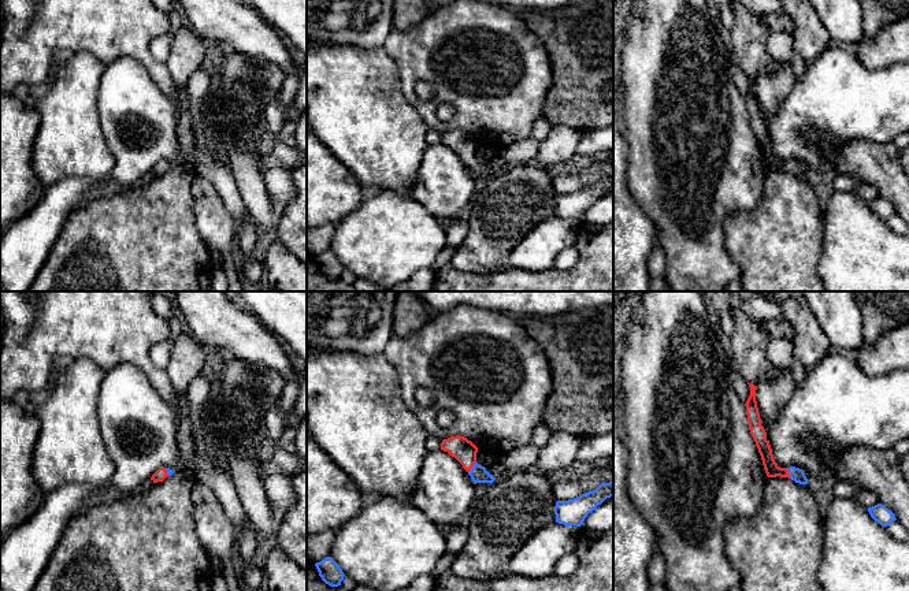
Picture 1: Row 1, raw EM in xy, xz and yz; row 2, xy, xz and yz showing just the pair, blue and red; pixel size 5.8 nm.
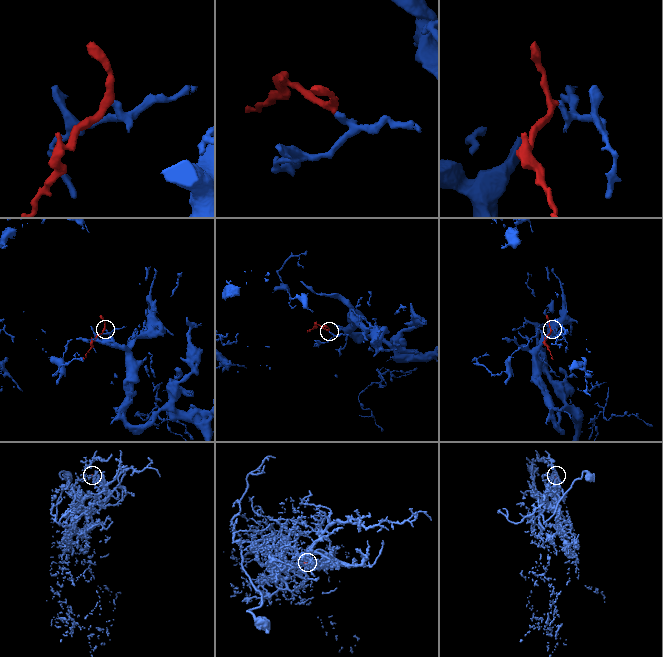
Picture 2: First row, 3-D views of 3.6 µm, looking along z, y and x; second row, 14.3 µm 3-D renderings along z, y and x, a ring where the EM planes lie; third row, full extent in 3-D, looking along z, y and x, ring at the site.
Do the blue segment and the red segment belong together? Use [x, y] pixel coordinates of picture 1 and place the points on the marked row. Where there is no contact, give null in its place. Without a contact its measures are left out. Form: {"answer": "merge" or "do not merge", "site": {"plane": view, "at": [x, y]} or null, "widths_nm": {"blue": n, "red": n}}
{"answer": "merge", "site": {"plane": "xz", "at": [471, 468]}, "widths_nm": {"blue": 100, "red": 140}}

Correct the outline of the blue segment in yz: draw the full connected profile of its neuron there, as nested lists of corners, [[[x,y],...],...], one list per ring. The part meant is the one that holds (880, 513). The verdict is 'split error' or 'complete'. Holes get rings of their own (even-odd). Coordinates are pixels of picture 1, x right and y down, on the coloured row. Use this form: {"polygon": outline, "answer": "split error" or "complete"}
{"polygon": [[[882,503],[868,508],[868,512],[871,517],[883,527],[887,527],[890,523],[897,520],[895,514]]], "answer": "complete"}

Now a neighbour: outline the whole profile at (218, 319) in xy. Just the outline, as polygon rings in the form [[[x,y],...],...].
[[[175,291],[185,328],[203,346],[225,347],[240,358],[275,369],[285,382],[296,368],[289,350],[231,291]]]

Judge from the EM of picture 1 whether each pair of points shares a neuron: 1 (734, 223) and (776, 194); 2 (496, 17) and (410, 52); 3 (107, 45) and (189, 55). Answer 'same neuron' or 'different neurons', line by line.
1: same neuron
2: same neuron
3: different neurons

